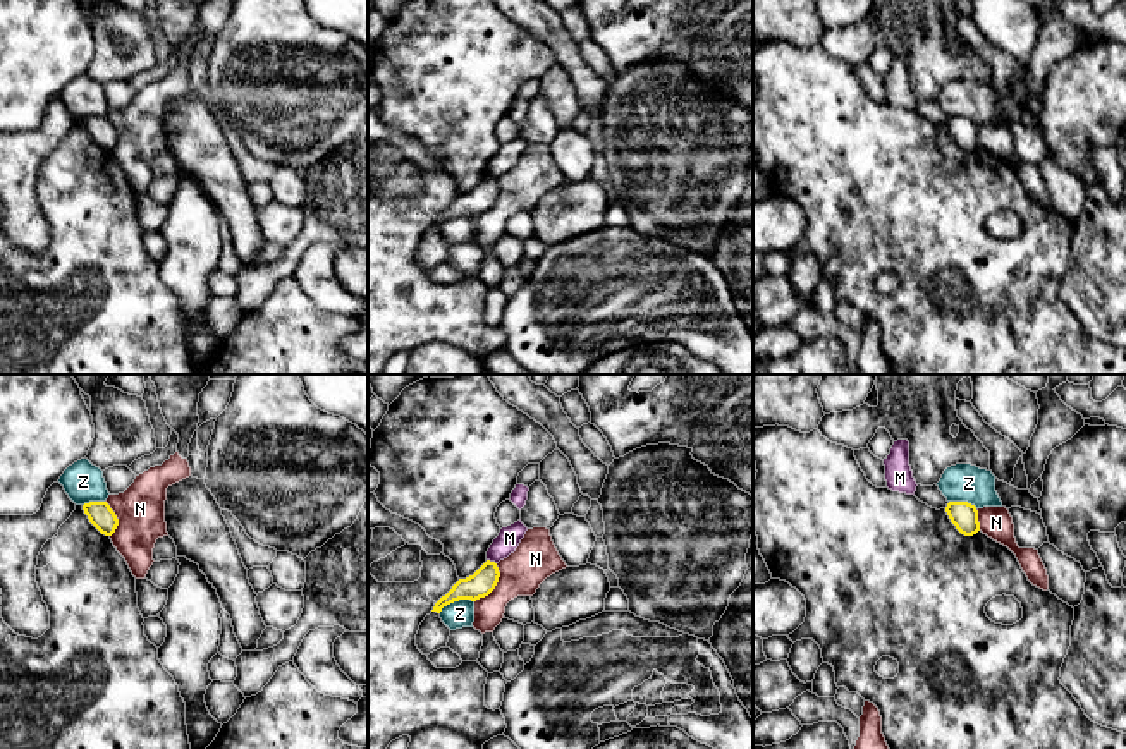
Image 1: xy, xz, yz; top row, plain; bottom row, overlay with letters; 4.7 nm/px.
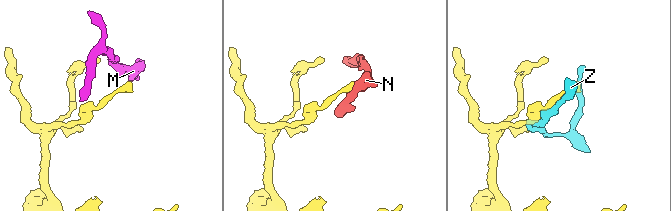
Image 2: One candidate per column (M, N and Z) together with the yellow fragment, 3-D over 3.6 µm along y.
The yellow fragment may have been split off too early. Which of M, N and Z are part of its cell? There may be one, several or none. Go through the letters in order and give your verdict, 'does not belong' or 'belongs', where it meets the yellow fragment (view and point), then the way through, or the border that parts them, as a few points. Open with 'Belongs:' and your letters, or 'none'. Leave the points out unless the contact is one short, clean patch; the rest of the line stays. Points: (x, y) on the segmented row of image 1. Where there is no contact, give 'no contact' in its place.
Belongs: none
M: does not belong | xz (492, 562) | along xz (487, 559), (495, 564)
N: does not belong | xz (495, 584) | along xz (497, 564), (497, 584), (475, 602)
Z: does not belong | xz (456, 600)

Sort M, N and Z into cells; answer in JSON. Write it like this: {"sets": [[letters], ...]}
{"sets": [["M", "Z"], ["N"]]}

